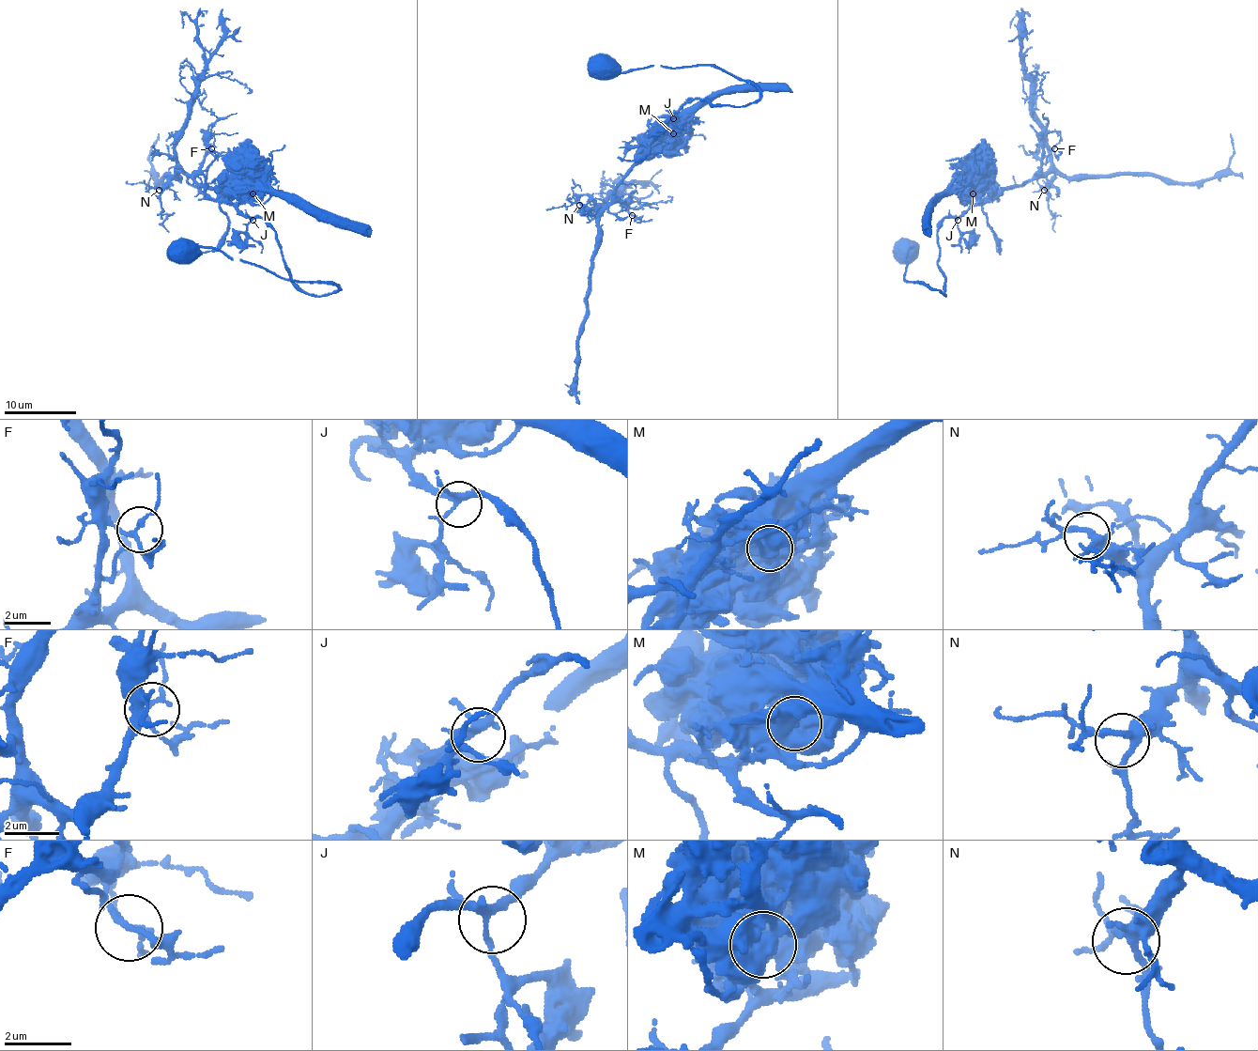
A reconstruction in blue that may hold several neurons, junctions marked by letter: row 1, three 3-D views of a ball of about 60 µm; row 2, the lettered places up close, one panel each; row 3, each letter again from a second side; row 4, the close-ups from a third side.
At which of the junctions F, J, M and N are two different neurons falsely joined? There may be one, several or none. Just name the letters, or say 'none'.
M

